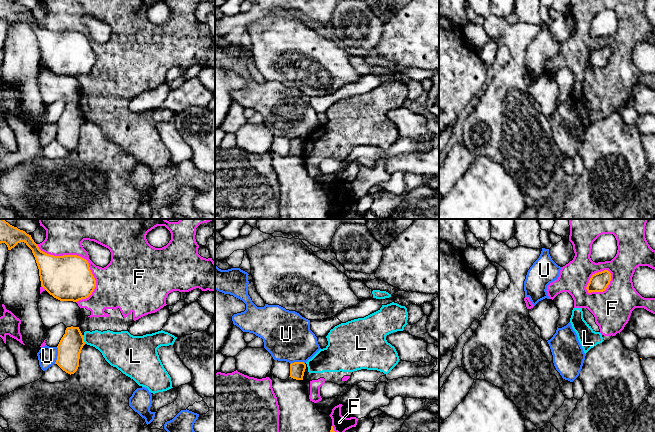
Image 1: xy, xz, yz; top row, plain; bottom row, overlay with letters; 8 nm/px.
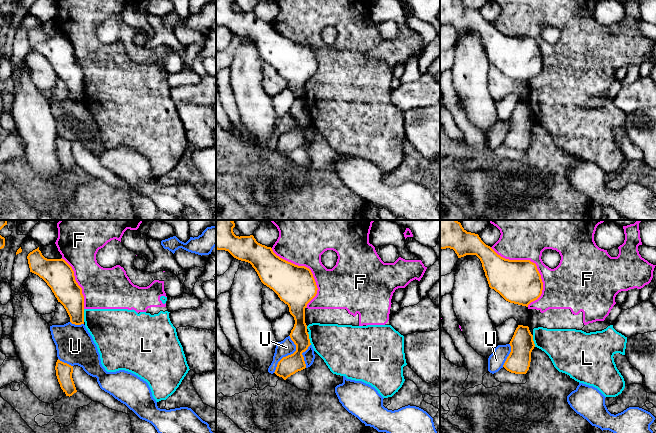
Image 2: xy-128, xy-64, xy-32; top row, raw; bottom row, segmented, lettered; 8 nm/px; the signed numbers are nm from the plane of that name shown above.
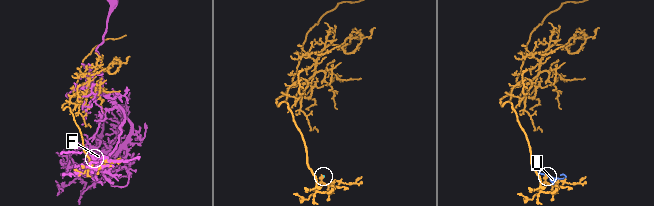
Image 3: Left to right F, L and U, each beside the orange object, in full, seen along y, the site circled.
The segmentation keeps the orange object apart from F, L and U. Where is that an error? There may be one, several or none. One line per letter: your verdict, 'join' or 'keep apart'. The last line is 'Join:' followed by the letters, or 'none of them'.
F: keep apart
L: keep apart
U: keep apart
Join: none of them

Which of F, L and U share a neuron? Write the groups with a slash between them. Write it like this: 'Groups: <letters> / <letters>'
Groups: F L / U

